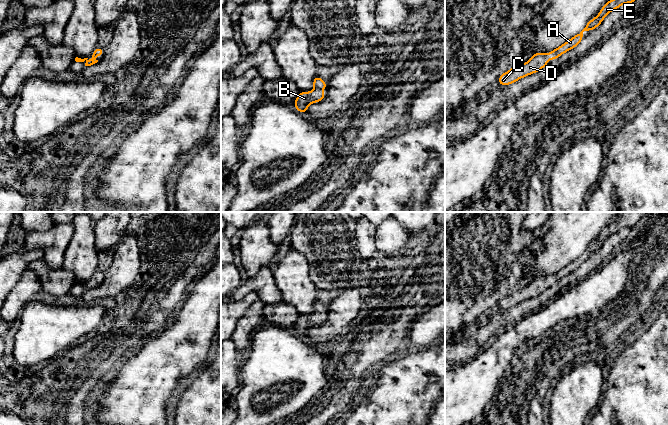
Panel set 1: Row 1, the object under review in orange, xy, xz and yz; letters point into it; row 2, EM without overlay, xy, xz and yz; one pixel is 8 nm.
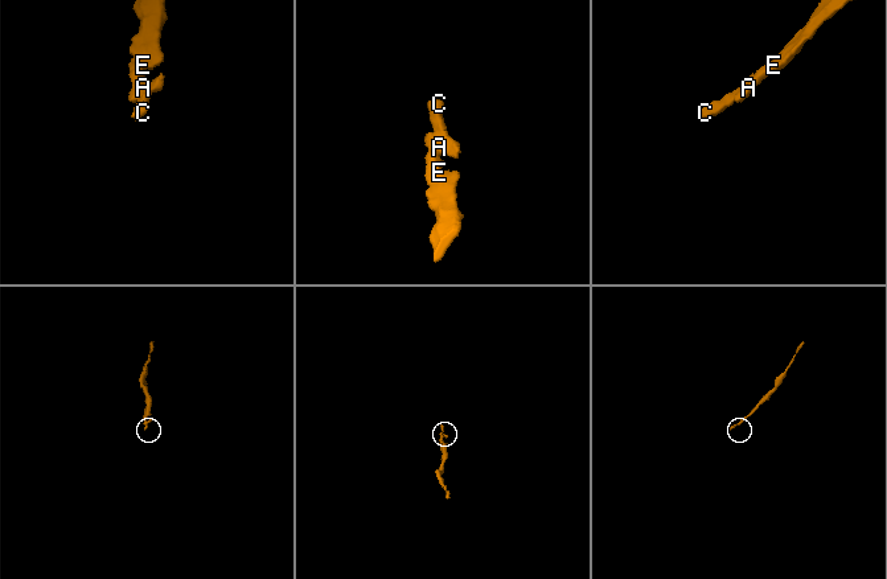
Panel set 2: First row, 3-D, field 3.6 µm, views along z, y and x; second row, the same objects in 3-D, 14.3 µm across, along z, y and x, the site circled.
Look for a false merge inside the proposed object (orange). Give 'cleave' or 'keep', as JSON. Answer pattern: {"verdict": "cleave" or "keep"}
{"verdict": "keep"}

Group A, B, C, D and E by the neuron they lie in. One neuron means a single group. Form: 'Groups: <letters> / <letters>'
Groups: A B C D E

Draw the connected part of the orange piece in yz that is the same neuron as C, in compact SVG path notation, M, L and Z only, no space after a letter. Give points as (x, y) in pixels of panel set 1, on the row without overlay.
M620 212L619 219L606 226L601 232L600 237L595 242L591 243L579 258L575 259L555 274L549 276L547 279L542 276L537 276L523 289L517 288L509 295L501 298L498 302L500 310L510 309L517 304L536 297L546 291L548 289L548 282L551 285L555 284L563 277L566 277L579 269L584 262L584 255L592 255L597 252L611 235L619 232L623 228L632 228L646 213L647 212Z

